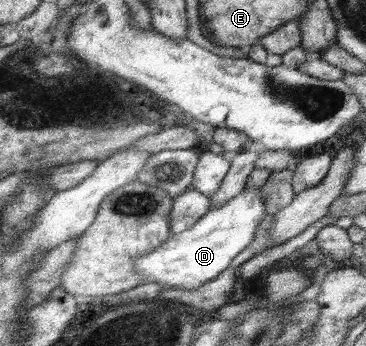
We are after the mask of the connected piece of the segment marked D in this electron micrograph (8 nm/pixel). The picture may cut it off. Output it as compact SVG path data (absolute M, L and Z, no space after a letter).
M244 188L237 197L210 209L194 226L169 236L161 247L139 259L137 273L144 282L157 282L166 289L192 290L217 278L251 244L258 226L267 215L262 191L263 188Z

